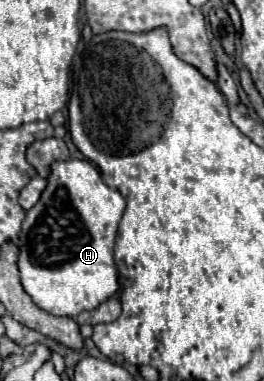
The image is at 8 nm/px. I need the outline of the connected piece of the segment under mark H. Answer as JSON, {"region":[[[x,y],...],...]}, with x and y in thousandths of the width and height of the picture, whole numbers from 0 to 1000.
{"region":[[[326,417],[220,423],[182,465],[159,522],[98,554],[76,612],[76,727],[121,790],[227,832],[348,816],[455,759],[424,648],[439,643],[477,522],[409,491],[371,444]]]}

